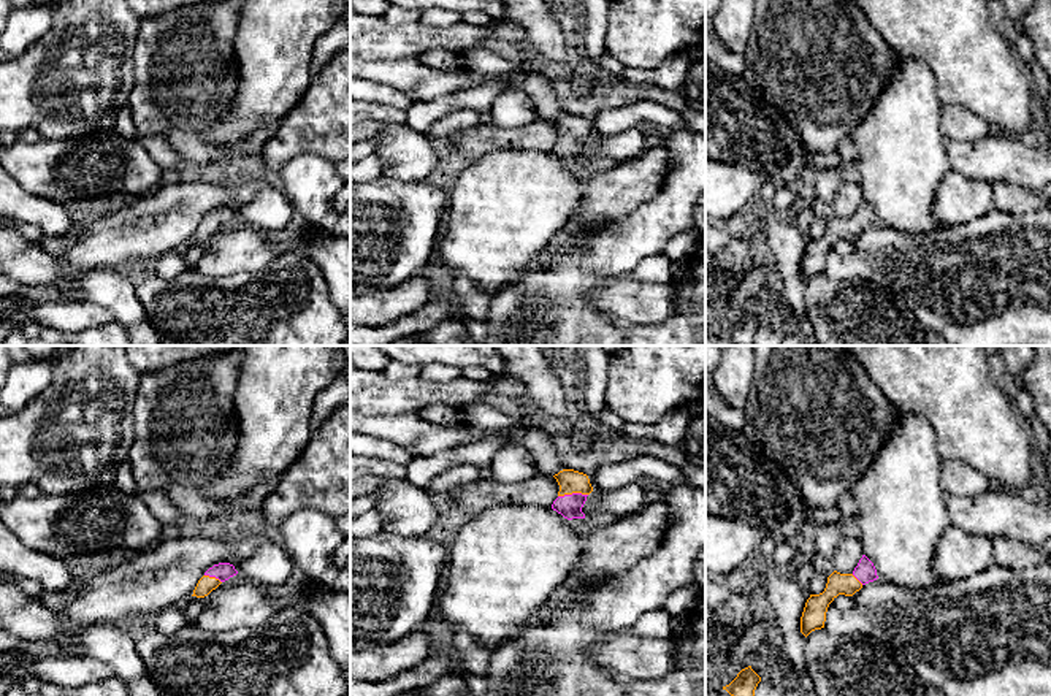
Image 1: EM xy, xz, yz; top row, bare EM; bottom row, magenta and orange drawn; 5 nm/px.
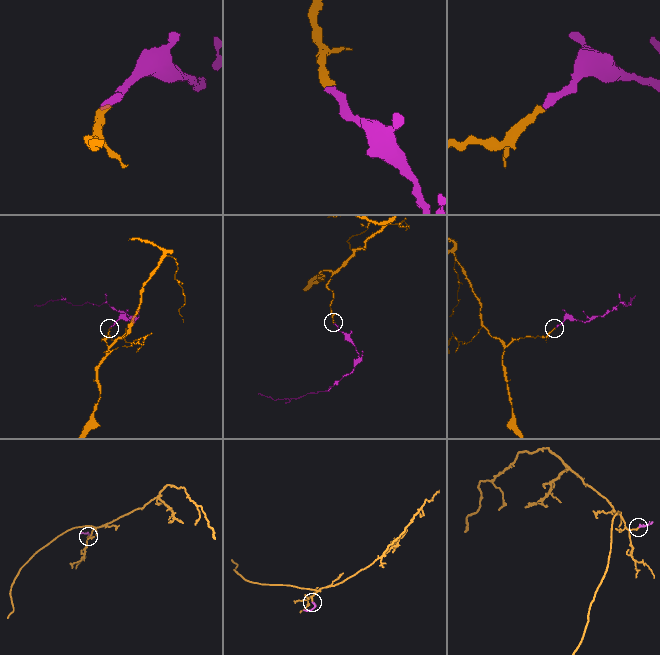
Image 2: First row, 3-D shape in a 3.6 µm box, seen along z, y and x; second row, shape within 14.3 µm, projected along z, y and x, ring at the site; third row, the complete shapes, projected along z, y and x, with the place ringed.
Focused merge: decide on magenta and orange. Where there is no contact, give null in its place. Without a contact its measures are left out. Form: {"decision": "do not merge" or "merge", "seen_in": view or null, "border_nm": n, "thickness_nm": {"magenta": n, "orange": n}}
{"decision": "merge", "seen_in": "xz", "border_nm": 150, "thickness_nm": {"magenta": 120, "orange": 120}}

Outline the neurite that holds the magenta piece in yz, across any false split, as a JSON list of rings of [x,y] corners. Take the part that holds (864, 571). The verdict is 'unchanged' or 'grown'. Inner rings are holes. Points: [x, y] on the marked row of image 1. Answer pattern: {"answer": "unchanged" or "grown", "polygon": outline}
{"answer": "grown", "polygon": [[[862,555],[851,574],[834,571],[827,577],[824,591],[810,595],[807,599],[801,617],[801,633],[807,637],[812,631],[824,628],[827,607],[839,595],[853,596],[866,583],[877,579],[877,569],[866,555]]]}

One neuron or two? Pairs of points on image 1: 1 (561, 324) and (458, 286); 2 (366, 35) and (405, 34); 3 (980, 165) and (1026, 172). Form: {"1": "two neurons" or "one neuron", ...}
{"1": "two neurons", "2": "one neuron", "3": "one neuron"}

